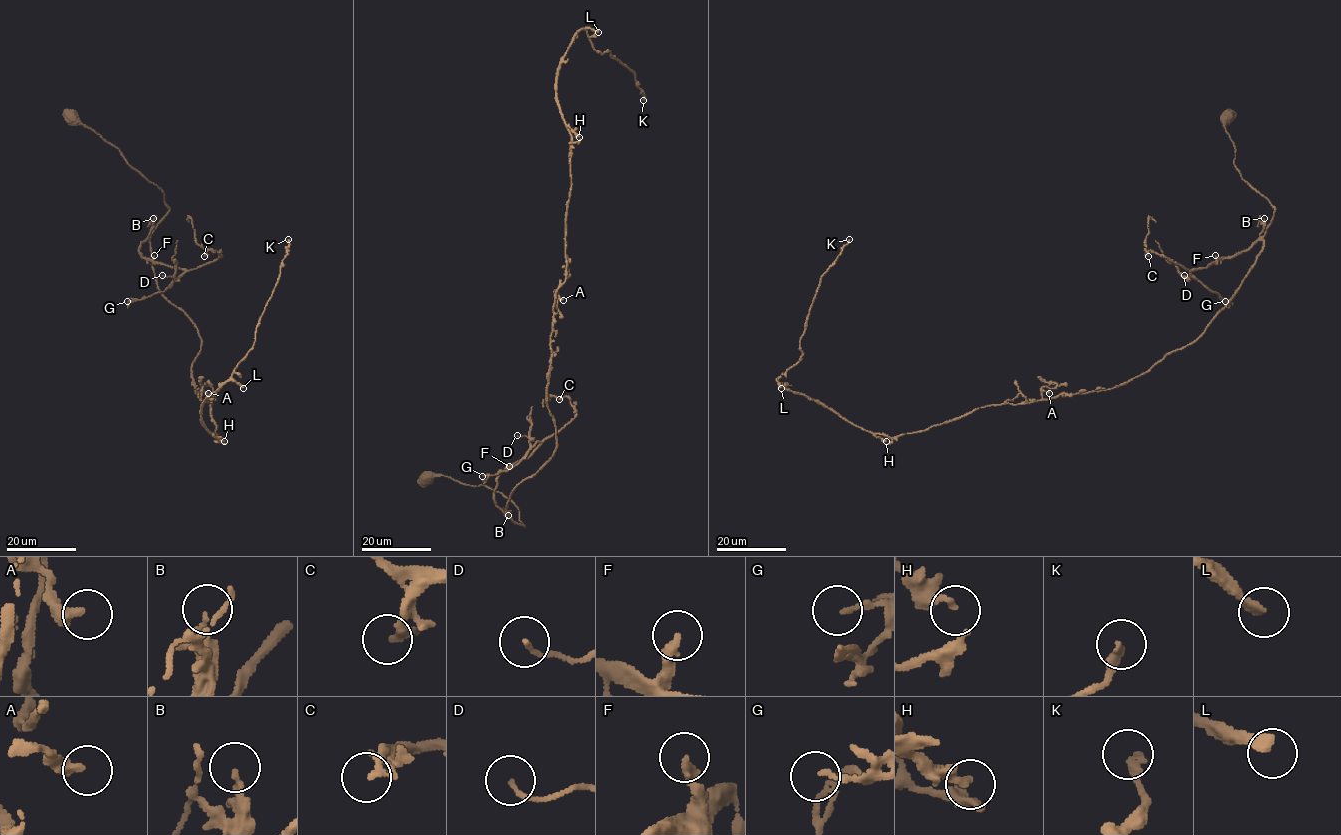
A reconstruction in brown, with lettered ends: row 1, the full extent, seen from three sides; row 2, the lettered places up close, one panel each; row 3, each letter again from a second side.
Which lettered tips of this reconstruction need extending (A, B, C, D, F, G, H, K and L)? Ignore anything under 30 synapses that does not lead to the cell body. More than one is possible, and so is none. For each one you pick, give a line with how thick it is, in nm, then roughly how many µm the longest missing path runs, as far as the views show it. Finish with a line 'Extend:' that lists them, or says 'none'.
K: calibre 280 nm; missing 80 µm
L: calibre 320 nm; missing 70 µm
Extend: K, L

